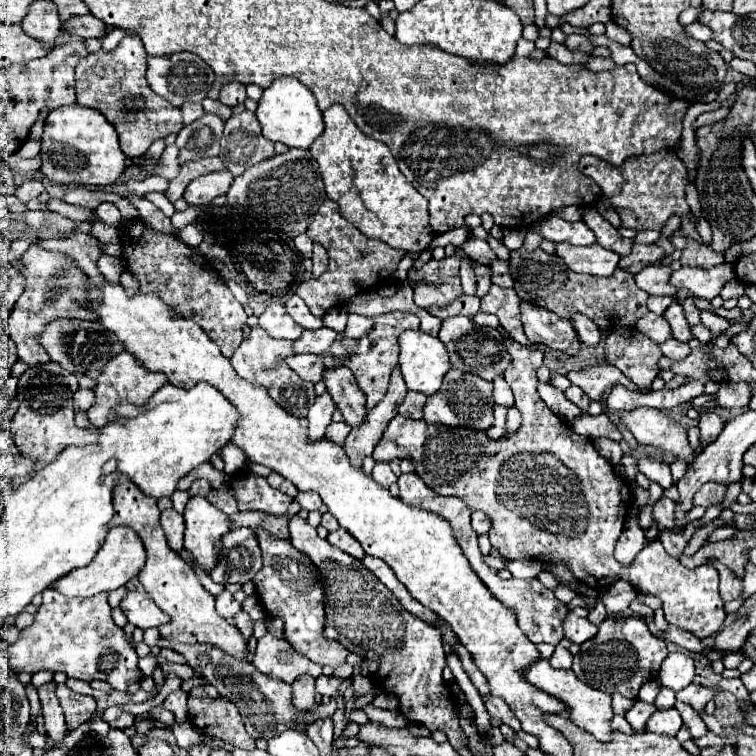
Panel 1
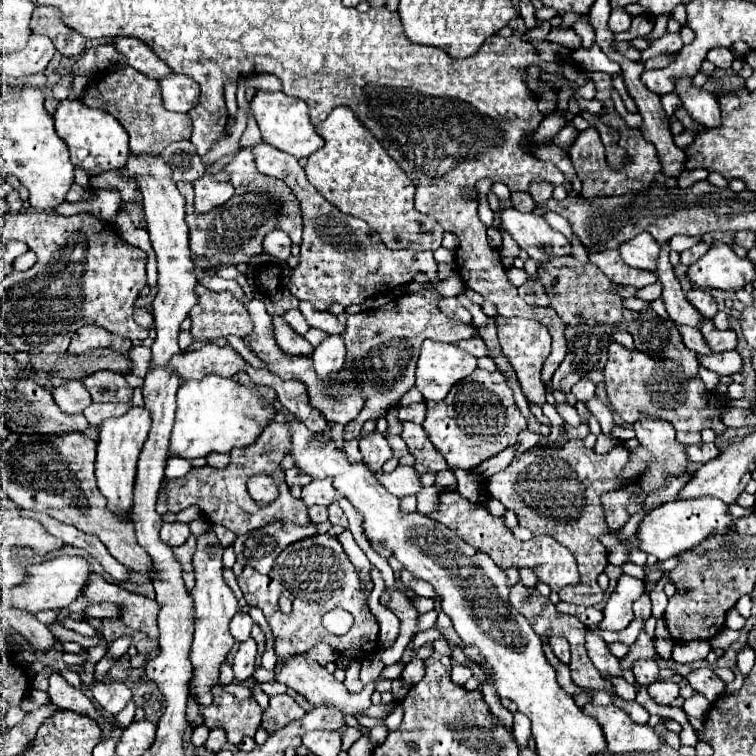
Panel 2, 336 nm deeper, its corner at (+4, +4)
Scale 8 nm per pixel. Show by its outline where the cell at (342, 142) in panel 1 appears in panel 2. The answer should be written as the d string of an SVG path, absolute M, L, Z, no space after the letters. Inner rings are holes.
M336 107L328 119L316 125L326 145L308 157L306 177L322 193L326 201L342 213L366 221L390 249L436 251L442 245L444 229L428 215L416 211L416 187L408 175L388 157L378 139L358 121L352 109Z

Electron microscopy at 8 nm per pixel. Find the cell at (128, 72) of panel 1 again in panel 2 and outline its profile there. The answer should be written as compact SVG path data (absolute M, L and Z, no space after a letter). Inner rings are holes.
M124 67L118 73L94 75L94 79L90 81L90 85L84 91L82 101L88 107L108 111L112 117L116 117L130 135L130 151L134 151L138 155L144 155L144 153L160 155L162 149L166 149L166 145L188 139L192 135L190 117L164 109L158 81L144 77L142 73L138 73L132 67ZM188 127L190 127L190 131L188 131Z

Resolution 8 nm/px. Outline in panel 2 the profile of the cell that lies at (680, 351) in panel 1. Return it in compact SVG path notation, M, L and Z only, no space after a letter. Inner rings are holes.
M738 351L730 353L712 353L710 357L700 357L700 365L720 375L734 375L742 371L742 357Z

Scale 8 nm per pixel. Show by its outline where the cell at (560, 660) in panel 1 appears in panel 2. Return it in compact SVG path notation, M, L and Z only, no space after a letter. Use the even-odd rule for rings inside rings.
M550 637L548 643L550 643L554 655L560 659L560 663L568 665L570 663L570 645L568 645L568 641L564 637Z

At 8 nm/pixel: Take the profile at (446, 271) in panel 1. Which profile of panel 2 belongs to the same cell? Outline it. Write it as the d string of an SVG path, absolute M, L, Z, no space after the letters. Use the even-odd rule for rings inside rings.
M260 143L256 147L252 147L254 155L256 155L256 167L260 173L268 175L268 177L276 177L282 179L292 193L296 195L296 199L300 201L302 207L302 217L304 217L304 237L300 243L300 255L298 255L298 267L292 269L292 277L288 281L288 291L298 297L300 301L310 301L316 305L316 309L326 311L332 303L340 303L342 307L348 305L360 305L364 303L368 297L373 297L378 293L391 292L398 285L408 285L414 277L414 273L426 273L428 279L432 283L438 281L436 277L436 261L432 257L432 251L392 251L388 249L382 241L380 235L376 231L372 231L368 227L366 221L360 221L352 215L342 213L340 209L336 209L332 203L328 203L306 179L304 169L298 165L296 157L290 157L266 143Z

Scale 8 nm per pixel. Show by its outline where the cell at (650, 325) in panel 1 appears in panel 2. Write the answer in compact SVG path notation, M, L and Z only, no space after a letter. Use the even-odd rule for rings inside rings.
M678 327L680 329L680 335L684 339L684 345L692 351L696 351L698 355L710 355L712 349L710 345L706 343L706 339L702 337L702 333L698 329L690 329L690 327Z

